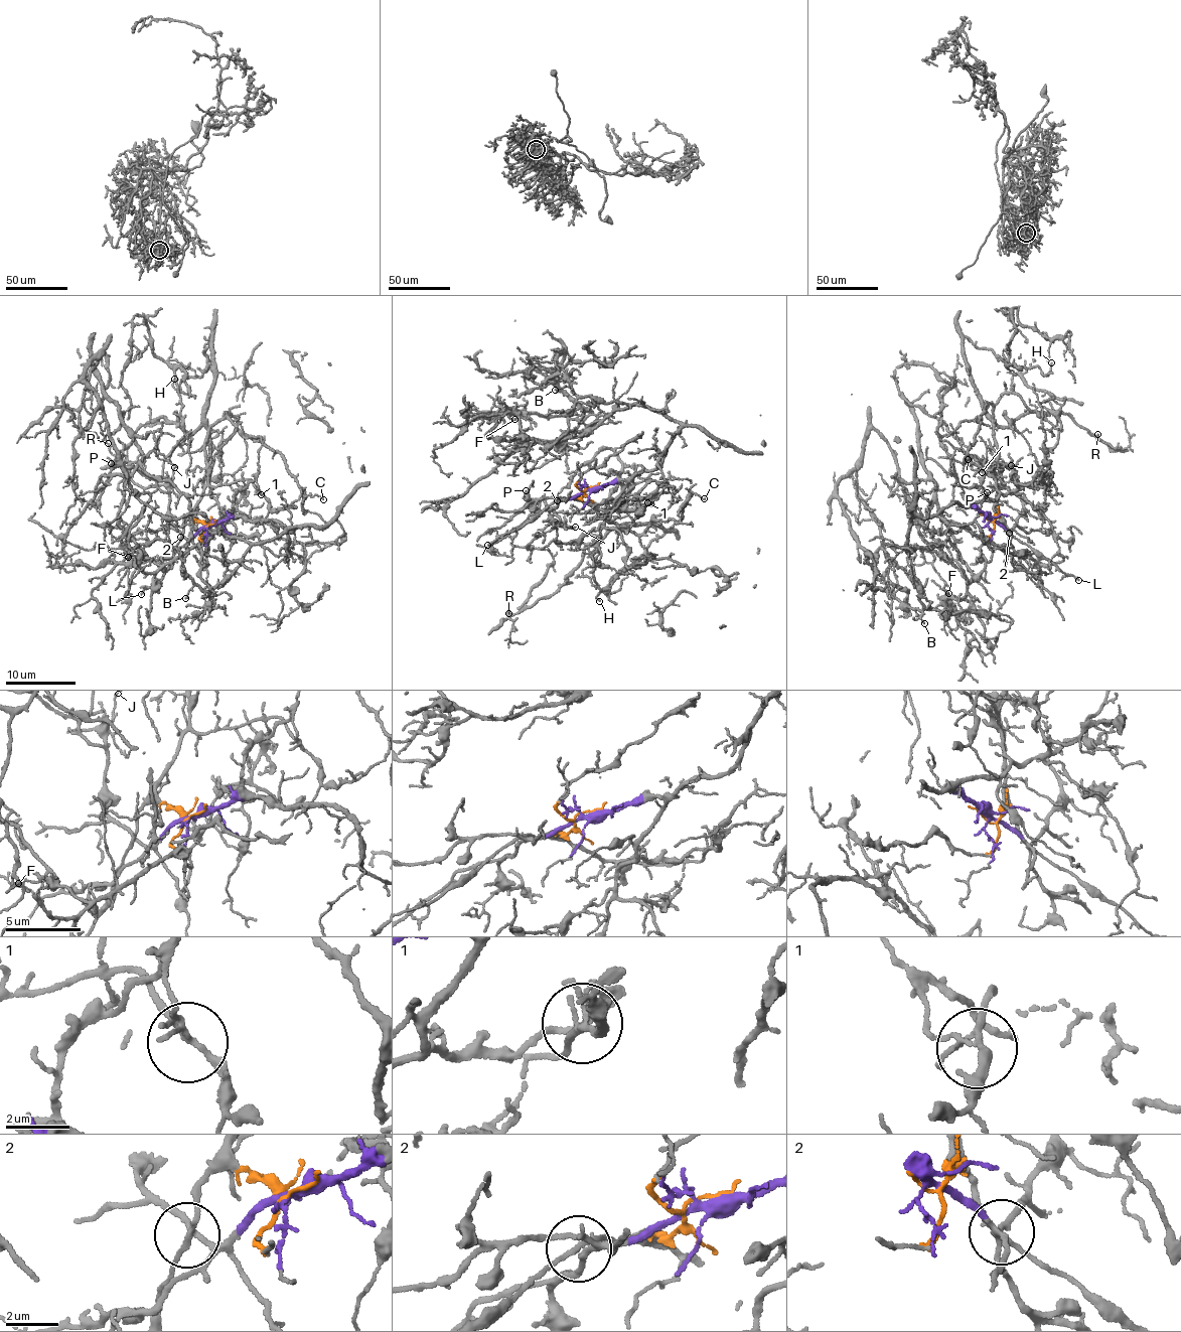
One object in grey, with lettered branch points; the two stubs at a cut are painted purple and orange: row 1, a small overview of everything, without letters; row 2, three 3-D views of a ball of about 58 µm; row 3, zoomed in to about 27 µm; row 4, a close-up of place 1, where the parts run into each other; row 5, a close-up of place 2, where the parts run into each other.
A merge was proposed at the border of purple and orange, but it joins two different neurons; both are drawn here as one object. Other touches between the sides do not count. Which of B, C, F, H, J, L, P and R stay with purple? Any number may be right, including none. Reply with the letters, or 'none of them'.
B, F, J, P

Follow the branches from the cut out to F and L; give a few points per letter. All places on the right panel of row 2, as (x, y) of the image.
F: (987, 518), (956, 500), (912, 516), (907, 550), (942, 555), (969, 582), (961, 599), (945, 603), (949, 593)
L: (987, 518), (995, 520), (997, 515), (1001, 516), (1004, 528), (1078, 580)

